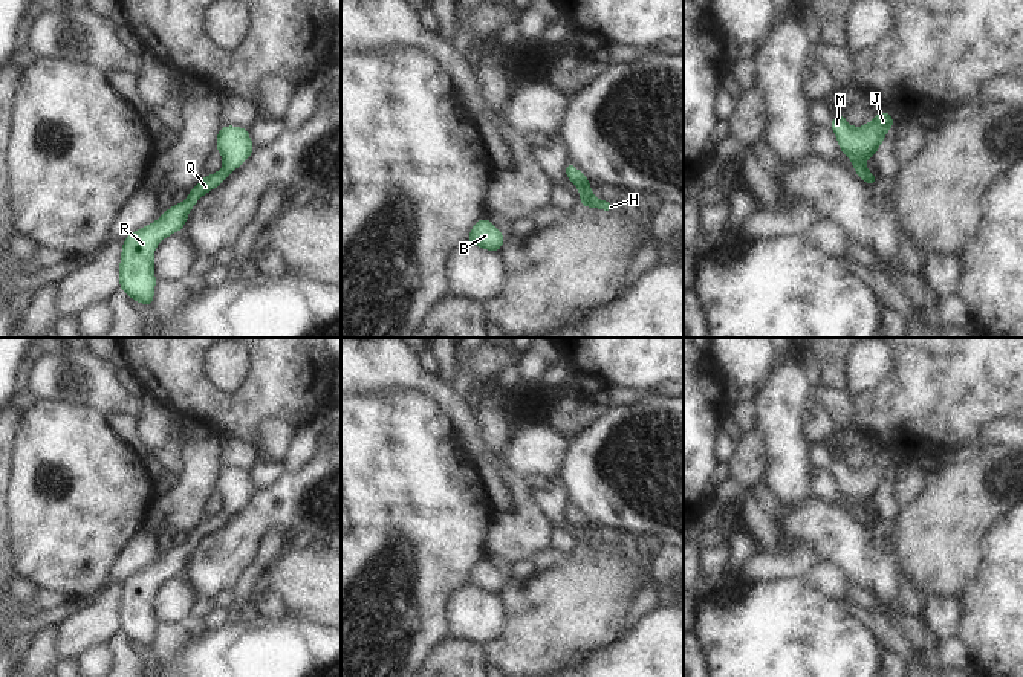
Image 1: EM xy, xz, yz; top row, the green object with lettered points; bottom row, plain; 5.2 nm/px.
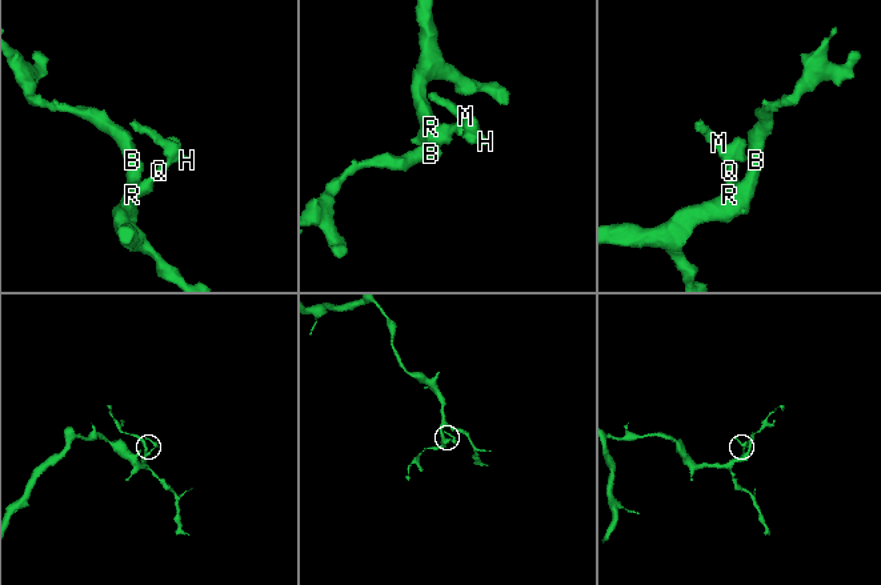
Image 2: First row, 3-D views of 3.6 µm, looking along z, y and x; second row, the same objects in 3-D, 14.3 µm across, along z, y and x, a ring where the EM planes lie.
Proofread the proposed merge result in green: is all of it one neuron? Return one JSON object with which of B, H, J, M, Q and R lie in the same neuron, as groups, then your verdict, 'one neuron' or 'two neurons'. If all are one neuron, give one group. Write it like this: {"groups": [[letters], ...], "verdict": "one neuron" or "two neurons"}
{"groups": [["B", "H", "J", "M", "Q", "R"]], "verdict": "one neuron"}

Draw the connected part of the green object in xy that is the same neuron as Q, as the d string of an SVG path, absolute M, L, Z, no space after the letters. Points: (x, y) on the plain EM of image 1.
M222 468L216 480L216 492L223 509L214 517L203 518L188 533L183 544L161 555L161 559L127 578L122 582L121 604L118 608L119 631L142 648L153 648L154 630L154 593L162 582L183 573L188 556L199 541L219 530L232 513L242 509L252 497L254 486L249 471Z

